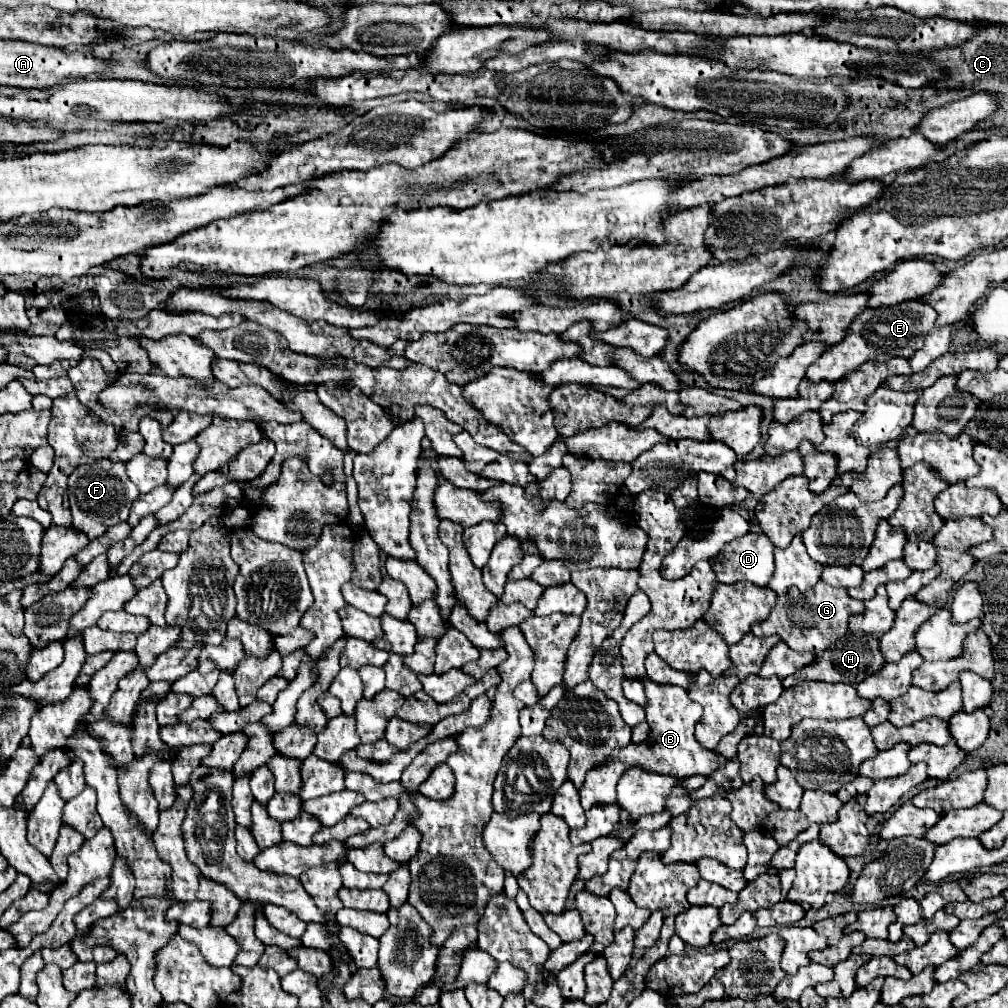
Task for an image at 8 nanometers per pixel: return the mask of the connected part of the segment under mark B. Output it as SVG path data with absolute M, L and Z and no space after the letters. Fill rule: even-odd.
M648 680L644 684L648 706L644 711L650 732L647 739L640 744L630 744L626 748L618 748L612 756L586 774L586 782L580 788L580 802L584 810L590 810L594 804L612 804L616 800L616 784L624 776L628 768L640 766L646 772L666 774L676 778L688 778L694 774L712 774L720 766L726 764L726 758L714 750L706 750L694 738L694 722L702 718L702 706L688 698L688 692L680 686L660 686ZM654 712L654 714L652 714Z

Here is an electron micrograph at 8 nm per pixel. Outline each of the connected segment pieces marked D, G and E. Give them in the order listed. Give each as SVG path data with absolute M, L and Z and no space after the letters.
M748 532L742 538L728 542L718 558L710 564L720 582L734 584L738 580L750 580L756 586L766 586L774 572L774 544L762 532Z
M818 582L818 586L800 592L800 590L788 590L786 594L778 596L778 602L766 622L760 622L754 626L752 634L760 638L768 638L772 634L778 634L782 642L786 642L796 652L814 652L822 654L828 646L832 646L840 636L848 632L848 622L854 614L862 614L864 602L854 600L846 590L834 590L832 586L826 586L826 582Z
M906 300L896 306L866 308L862 314L858 314L854 326L850 328L850 334L836 346L830 346L830 350L826 350L814 364L808 366L806 378L814 382L818 380L838 382L852 370L858 370L868 360L886 362L888 358L894 356L912 358L914 352L922 348L924 338L932 332L936 318L938 318L936 310L924 300Z

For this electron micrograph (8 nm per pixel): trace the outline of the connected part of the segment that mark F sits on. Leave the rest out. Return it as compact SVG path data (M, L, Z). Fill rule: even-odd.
M96 460L94 464L86 464L74 470L68 494L74 518L72 524L90 540L102 536L110 526L128 520L130 506L140 496L138 486L126 476L126 464L112 460Z

